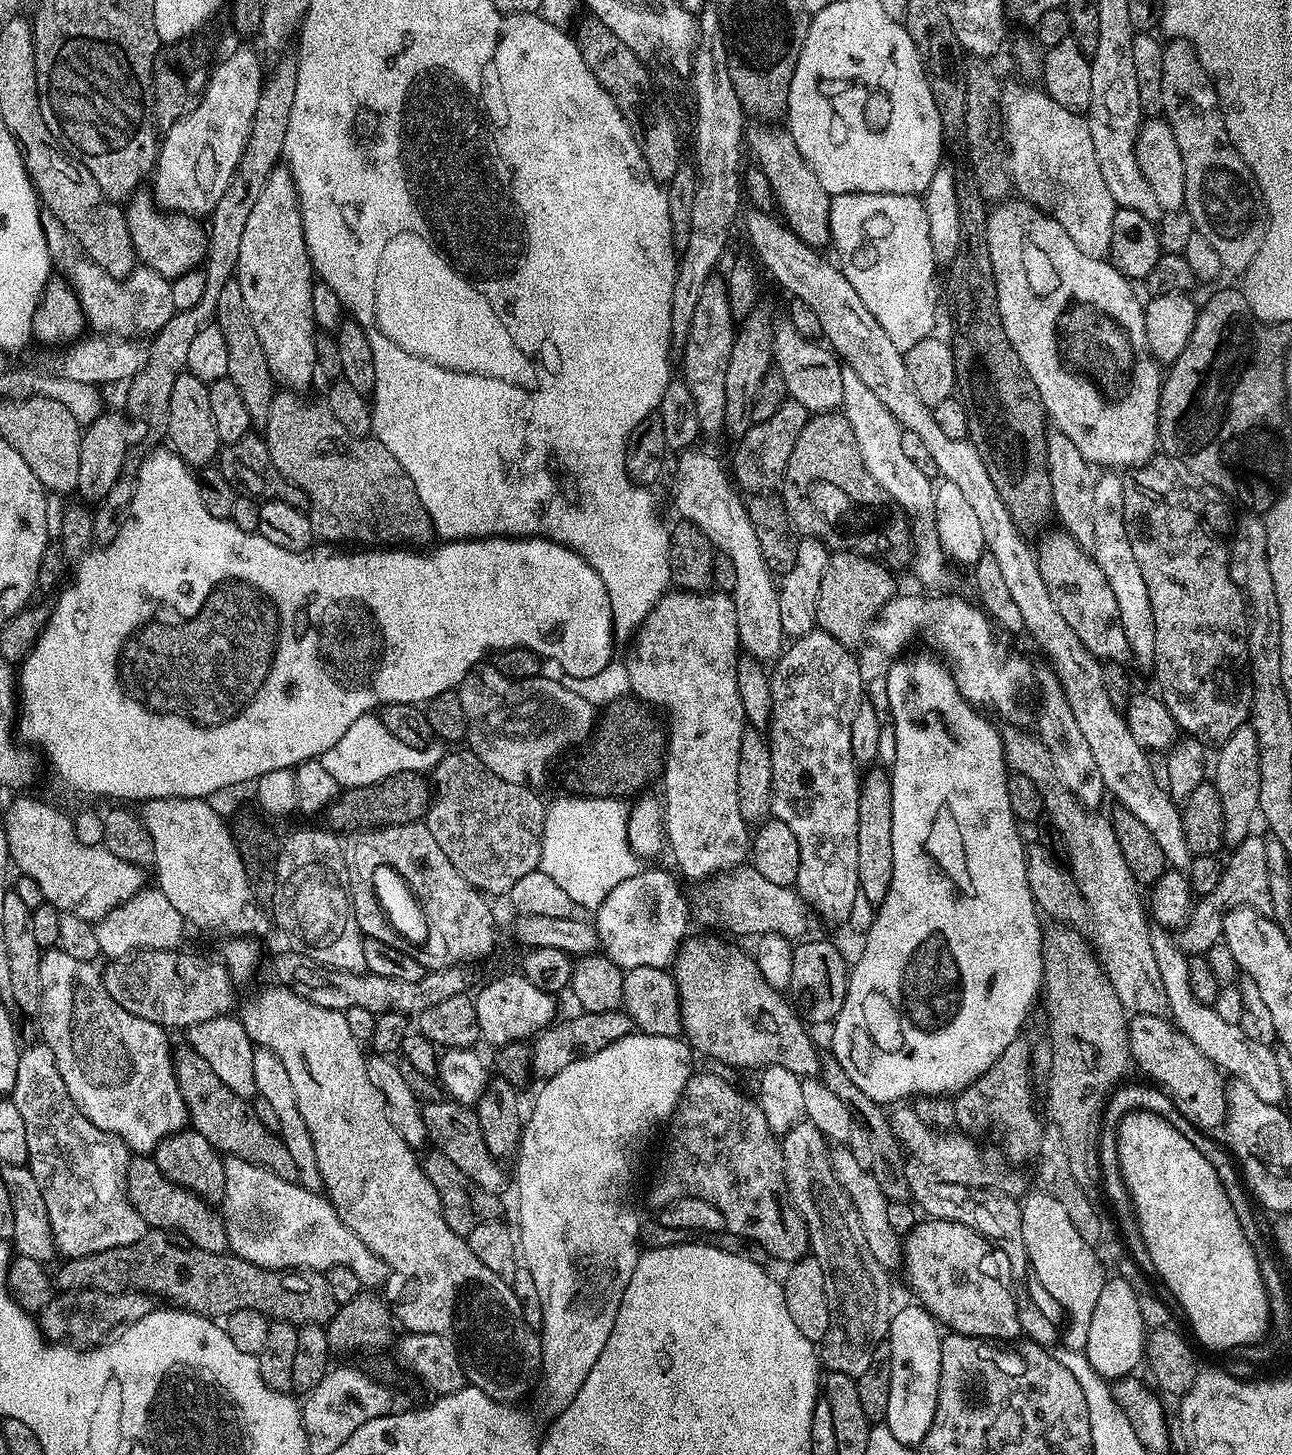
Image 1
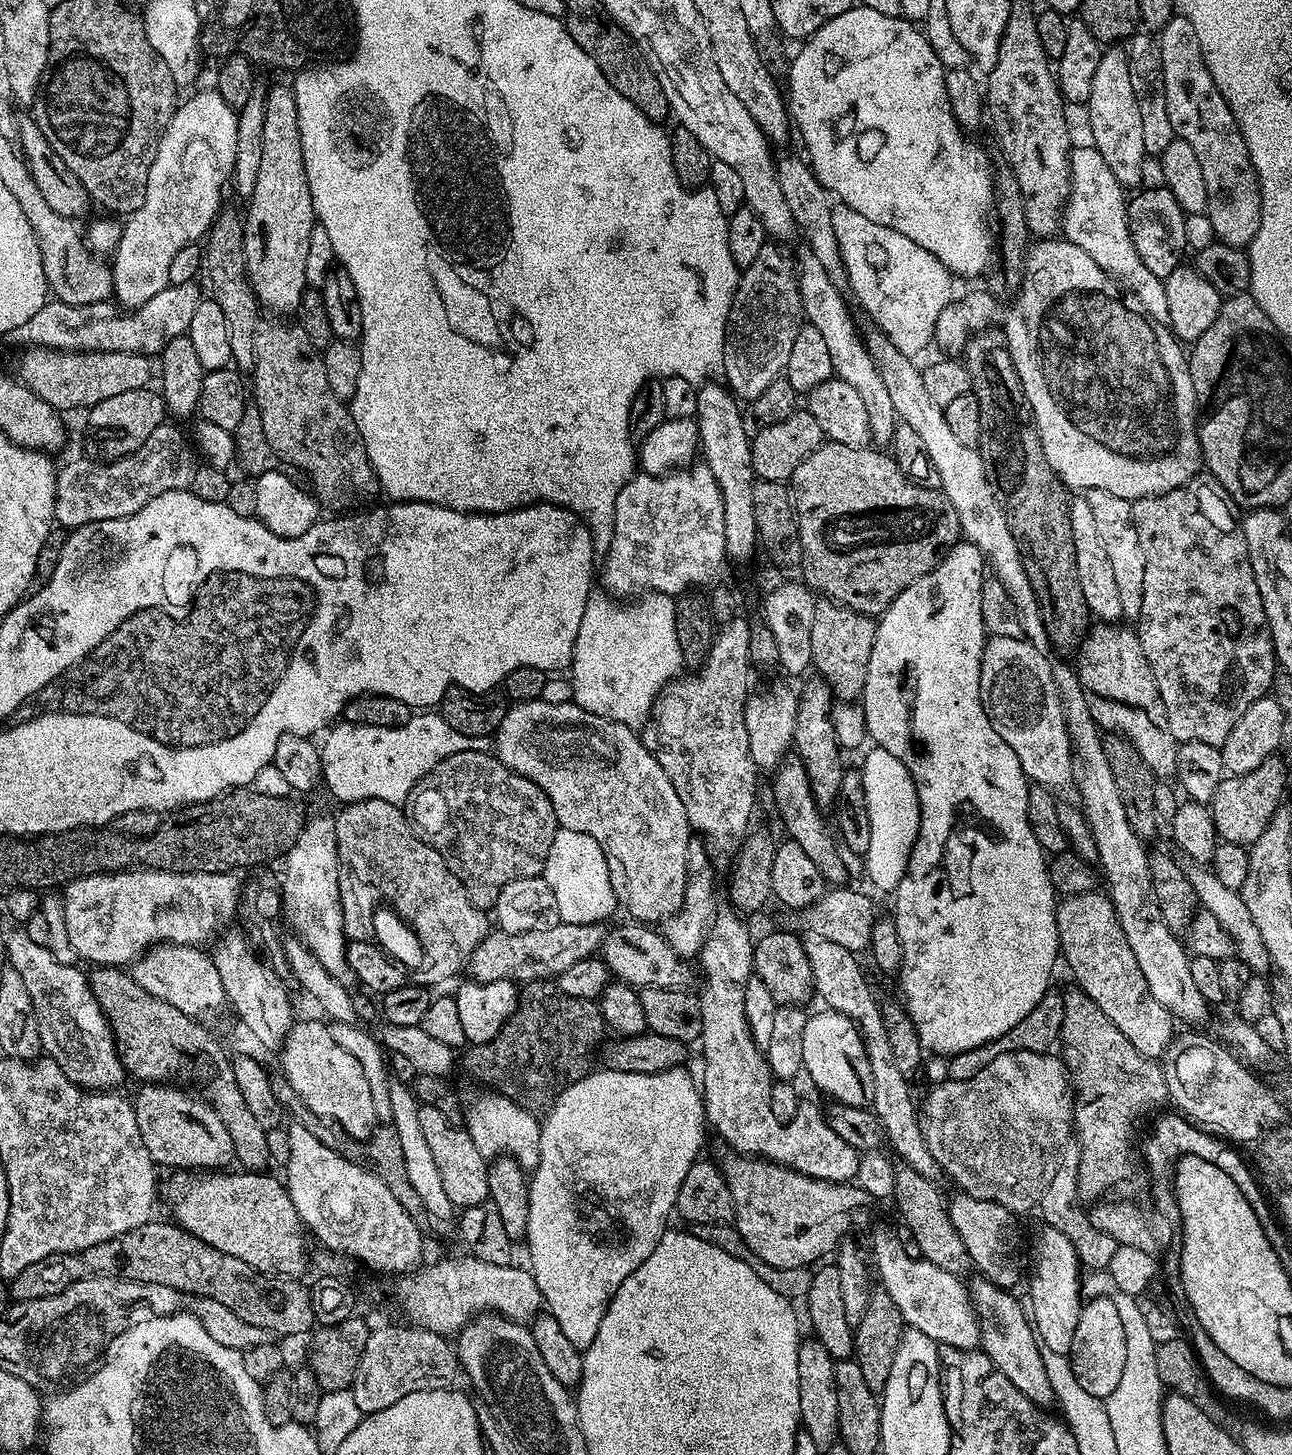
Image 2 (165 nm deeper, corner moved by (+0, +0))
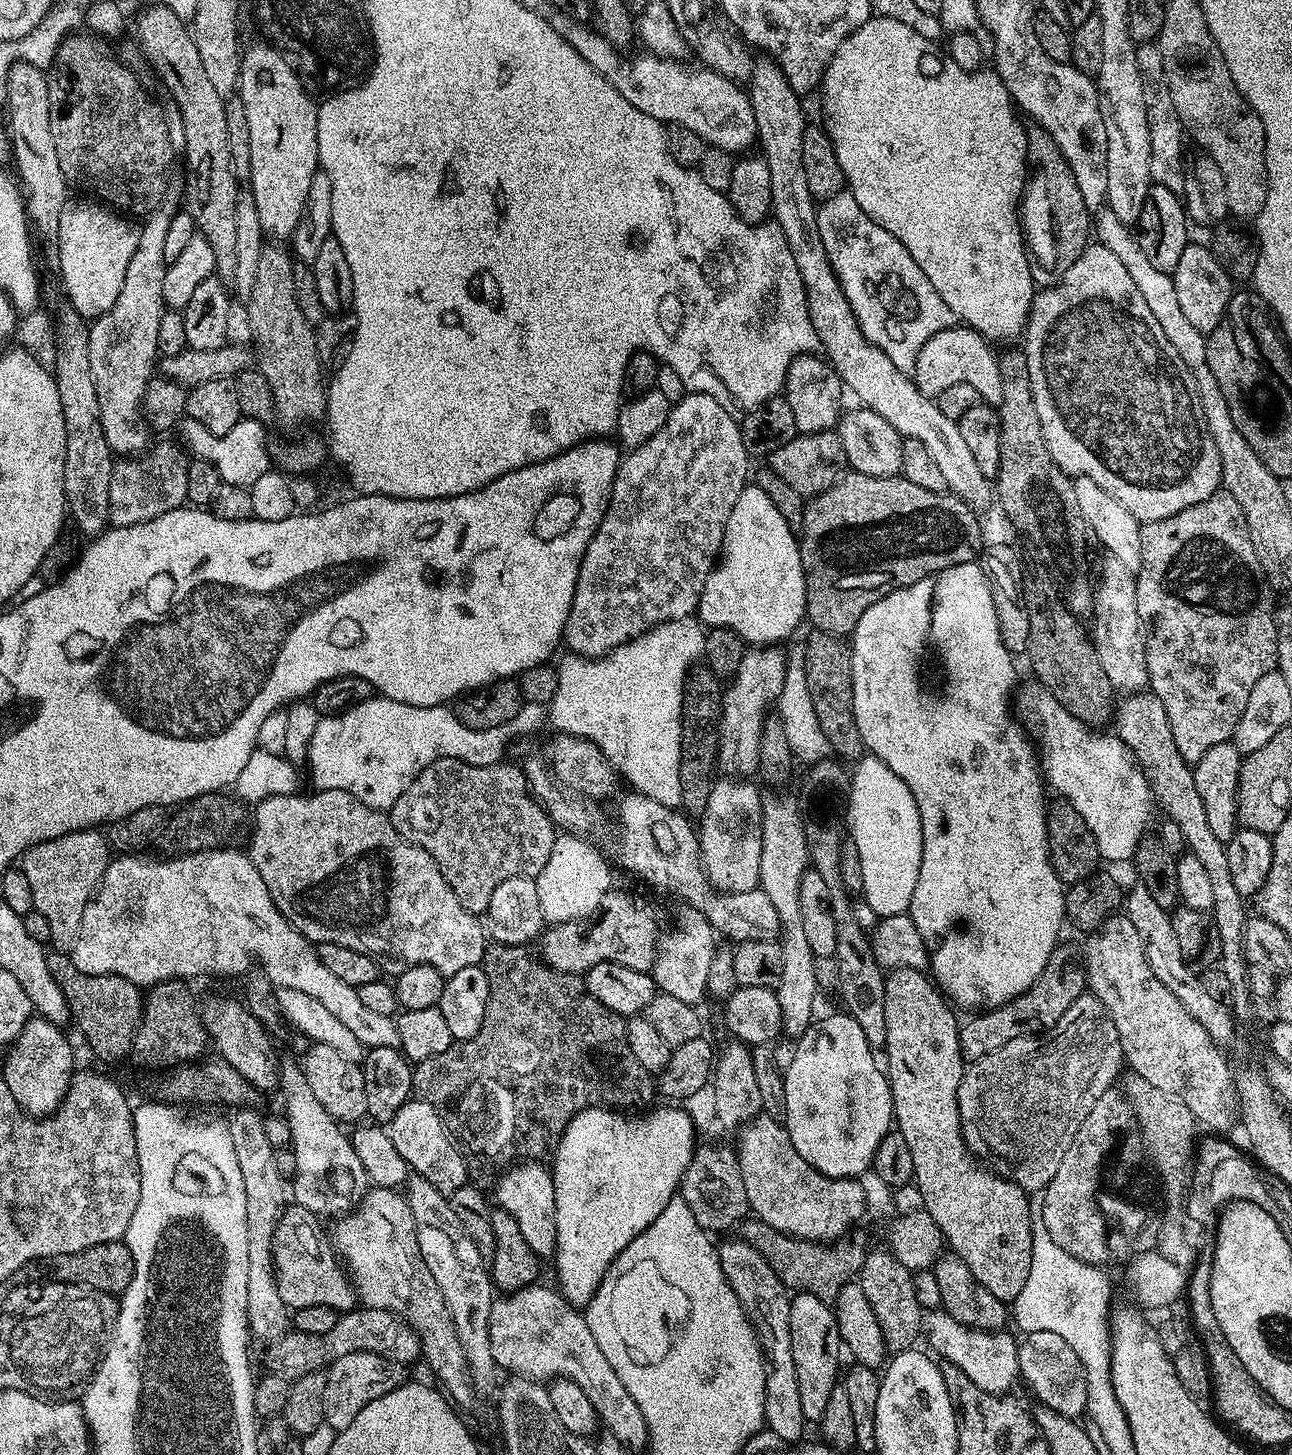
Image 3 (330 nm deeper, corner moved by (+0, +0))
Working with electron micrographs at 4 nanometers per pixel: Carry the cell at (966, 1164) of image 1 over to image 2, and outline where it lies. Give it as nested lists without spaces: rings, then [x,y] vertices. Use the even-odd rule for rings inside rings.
[[[1023,1048],[1020,1052],[1007,1052],[1006,1054],[998,1054],[998,1058],[994,1058],[994,1062],[990,1062],[990,1066],[982,1066],[982,1070],[978,1070],[978,1074],[974,1074],[974,1078],[969,1080],[950,1080],[941,1079],[941,1084],[936,1084],[928,1092],[928,1097],[922,1100],[922,1107],[919,1109],[920,1126],[919,1130],[924,1135],[926,1146],[930,1150],[930,1154],[940,1164],[941,1173],[946,1177],[949,1176],[954,1183],[957,1184],[959,1191],[966,1196],[973,1196],[979,1200],[996,1200],[1002,1206],[1006,1206],[1006,1210],[1017,1214],[1023,1214],[1037,1207],[1042,1198],[1042,1194],[1046,1190],[1046,1186],[1050,1186],[1050,1182],[1054,1178],[1056,1169],[1061,1167],[1060,1151],[1064,1148],[1064,1143],[1070,1140],[1074,1132],[1072,1122],[1072,1105],[1074,1103],[1074,1085],[1070,1079],[1067,1064],[1059,1055],[1052,1056],[1051,1051],[1031,1052]]]

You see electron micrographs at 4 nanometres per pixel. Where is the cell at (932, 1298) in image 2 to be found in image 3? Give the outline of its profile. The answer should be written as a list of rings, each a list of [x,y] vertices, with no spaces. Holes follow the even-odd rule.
[[[932,1310],[923,1317],[922,1332],[928,1336],[927,1347],[941,1361],[958,1366],[962,1374],[971,1384],[986,1390],[995,1396],[1011,1393],[1020,1375],[1020,1344],[1008,1333],[1008,1330],[984,1332],[980,1328],[967,1328],[962,1322],[955,1320],[950,1313],[943,1310]]]

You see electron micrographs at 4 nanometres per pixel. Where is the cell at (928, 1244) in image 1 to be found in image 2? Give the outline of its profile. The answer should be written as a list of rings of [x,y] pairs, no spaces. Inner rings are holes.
[[[977,1279],[970,1284],[970,1295],[980,1320],[980,1348],[992,1359],[994,1366],[1002,1370],[1002,1374],[1006,1374],[1006,1378],[1010,1378],[1010,1382],[1026,1394],[1026,1398],[1030,1398],[1032,1404],[1045,1410],[1051,1409],[1056,1404],[1056,1395],[1042,1362],[1041,1342],[1025,1305],[1020,1305],[1011,1291],[999,1288],[988,1279]]]

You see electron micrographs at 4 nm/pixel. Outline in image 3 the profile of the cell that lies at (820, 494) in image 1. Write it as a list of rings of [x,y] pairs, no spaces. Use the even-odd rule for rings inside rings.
[[[849,471],[841,476],[834,486],[830,486],[822,494],[811,497],[804,505],[804,527],[799,533],[798,543],[800,545],[800,557],[802,558],[802,570],[804,571],[804,585],[806,586],[804,610],[807,623],[809,625],[812,623],[811,627],[815,631],[841,638],[847,637],[858,626],[858,618],[862,618],[862,614],[866,614],[866,610],[870,610],[870,606],[874,606],[874,602],[886,598],[886,594],[910,586],[927,576],[933,576],[936,572],[946,570],[950,566],[973,563],[985,547],[984,536],[980,533],[980,520],[975,515],[979,516],[972,505],[967,504],[964,500],[960,500],[951,494],[922,490],[922,486],[914,486],[914,482],[905,480],[903,475],[874,478],[861,472]]]

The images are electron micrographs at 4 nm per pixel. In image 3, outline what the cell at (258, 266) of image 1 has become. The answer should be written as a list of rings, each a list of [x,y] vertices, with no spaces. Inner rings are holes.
[[[259,43],[243,49],[238,85],[238,99],[244,103],[250,126],[250,194],[258,206],[258,222],[265,237],[272,242],[288,242],[302,218],[310,182],[320,166],[318,104],[311,100],[292,63],[271,44]]]

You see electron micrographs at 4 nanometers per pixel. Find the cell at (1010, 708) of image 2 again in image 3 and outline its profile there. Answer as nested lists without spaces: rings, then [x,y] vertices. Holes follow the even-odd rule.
[[[1031,683],[1025,686],[1020,700],[1024,703],[1025,714],[1040,720],[1038,752],[1042,757],[1042,775],[1047,787],[1051,791],[1053,788],[1057,797],[1067,800],[1082,818],[1086,818],[1086,826],[1090,826],[1105,861],[1131,861],[1145,839],[1144,831],[1152,820],[1152,808],[1154,812],[1148,777],[1119,736],[1099,736],[1096,733],[1099,731],[1074,718],[1047,688]]]

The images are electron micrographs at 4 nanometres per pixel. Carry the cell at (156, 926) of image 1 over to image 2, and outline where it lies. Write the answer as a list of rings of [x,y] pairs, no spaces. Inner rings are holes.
[[[160,942],[149,947],[148,951],[131,965],[130,975],[142,990],[170,1002],[177,1010],[182,1010],[190,1018],[208,1022],[215,1012],[226,1008],[226,997],[218,966],[214,966],[211,955],[203,947],[194,944],[174,944]]]

